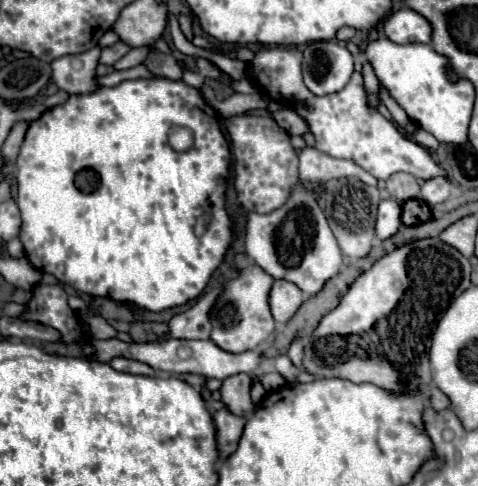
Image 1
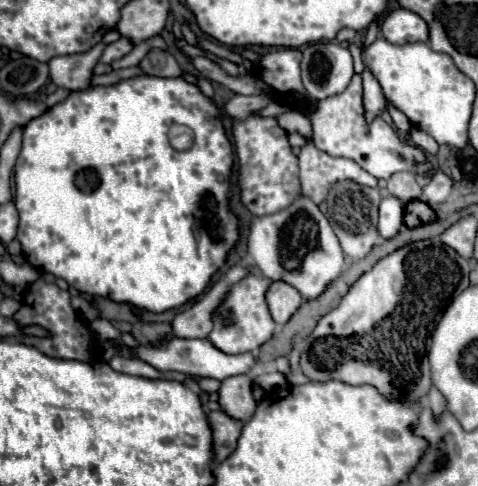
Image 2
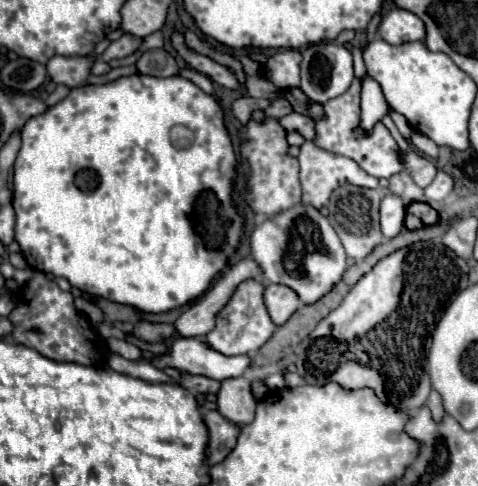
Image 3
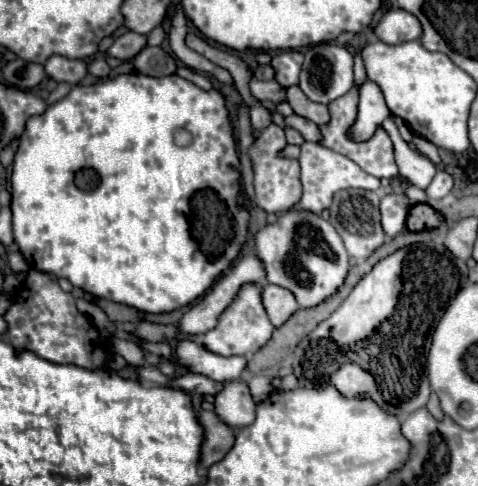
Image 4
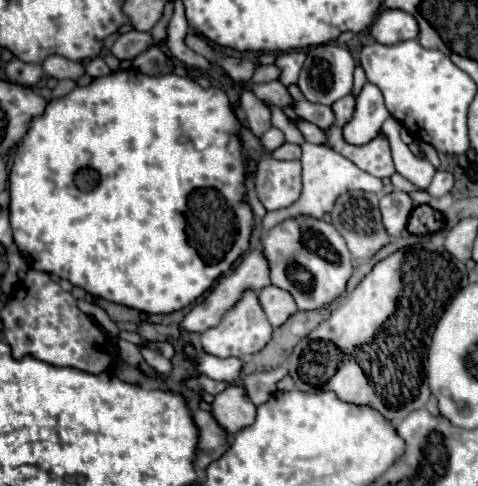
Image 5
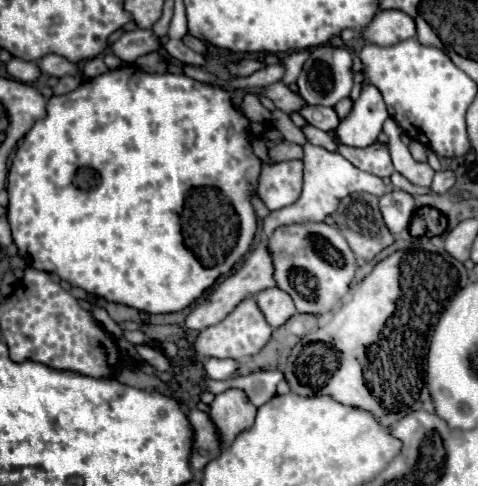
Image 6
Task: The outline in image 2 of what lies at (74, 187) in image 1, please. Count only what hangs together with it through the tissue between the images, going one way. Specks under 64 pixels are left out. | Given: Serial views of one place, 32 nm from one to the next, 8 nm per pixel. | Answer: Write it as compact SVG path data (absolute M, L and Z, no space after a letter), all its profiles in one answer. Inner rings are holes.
M138 76L138 78L122 80L122 82L114 84L114 86L92 86L92 88L88 88L88 90L84 90L84 92L72 92L64 102L60 102L60 104L56 104L54 108L46 110L42 116L30 120L30 122L26 124L26 128L24 128L24 142L22 142L20 156L18 156L18 160L16 160L16 198L14 198L16 208L18 208L18 212L20 212L18 240L20 240L20 244L22 244L24 256L26 256L26 260L28 260L36 270L54 274L56 278L66 280L72 288L76 288L76 290L80 290L80 292L86 292L86 294L90 294L90 296L104 296L104 298L110 298L110 300L114 300L114 302L128 302L128 304L134 304L134 306L138 306L138 308L142 308L142 310L148 310L148 312L164 312L164 310L170 310L170 308L178 308L178 306L186 304L188 300L194 300L196 296L200 296L200 294L204 292L204 288L208 286L210 278L212 278L214 272L224 264L226 254L232 250L232 246L234 246L236 240L238 240L238 218L232 216L232 212L228 210L228 178L230 178L230 174L232 174L232 162L234 162L232 146L230 146L230 142L228 142L226 134L224 134L224 128L222 128L222 122L220 122L220 110L214 106L212 100L208 100L208 98L200 92L198 86L188 84L188 82L182 80L182 78L164 80L164 78L156 78L156 76ZM170 124L182 124L182 126L192 128L192 132L194 132L194 146L188 148L188 150L184 150L184 152L174 150L174 148L170 146L170 142L168 142L168 128L170 128ZM196 214L198 214L198 218L202 220L202 236L204 236L204 234L210 234L208 238L218 238L218 246L206 244L206 252L200 252L200 242L198 242L198 238L194 236L194 230L192 230L192 226L194 226L194 216L196 216Z

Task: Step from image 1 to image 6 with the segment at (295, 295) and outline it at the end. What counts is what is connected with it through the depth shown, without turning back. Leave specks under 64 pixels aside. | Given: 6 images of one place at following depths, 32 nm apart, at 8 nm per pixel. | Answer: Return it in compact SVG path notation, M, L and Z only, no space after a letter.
M276 286L266 288L264 292L258 292L256 302L272 328L282 326L290 316L296 314L296 306L292 304L292 298L288 296L288 292L280 290Z

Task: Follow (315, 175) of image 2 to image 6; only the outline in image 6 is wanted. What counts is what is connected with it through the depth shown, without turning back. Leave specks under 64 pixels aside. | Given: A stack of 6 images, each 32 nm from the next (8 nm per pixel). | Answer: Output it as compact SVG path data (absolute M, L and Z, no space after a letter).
M310 142L304 144L304 190L302 196L296 200L296 204L288 208L280 208L276 212L270 212L264 218L264 234L270 236L274 228L292 224L292 222L324 222L328 214L332 214L338 208L338 198L344 198L352 192L370 192L374 196L382 196L386 186L378 176L372 176L360 168L356 168L352 162L348 162L344 156L330 152L326 148L314 146Z

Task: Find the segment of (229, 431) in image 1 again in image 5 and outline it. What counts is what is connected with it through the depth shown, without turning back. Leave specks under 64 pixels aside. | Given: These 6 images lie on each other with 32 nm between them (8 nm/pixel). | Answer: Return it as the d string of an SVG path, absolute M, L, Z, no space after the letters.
M198 410L194 412L194 422L200 428L200 442L198 442L198 452L196 452L196 468L208 468L212 460L218 460L230 446L230 438L216 424L216 418L210 412Z

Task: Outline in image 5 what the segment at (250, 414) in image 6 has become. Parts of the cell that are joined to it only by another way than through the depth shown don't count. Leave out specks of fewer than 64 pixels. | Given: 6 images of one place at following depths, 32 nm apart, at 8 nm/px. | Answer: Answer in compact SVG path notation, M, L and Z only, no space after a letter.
M230 384L224 392L220 392L212 402L212 414L218 420L218 424L234 436L238 430L254 424L256 406L248 398L248 392L244 386Z

